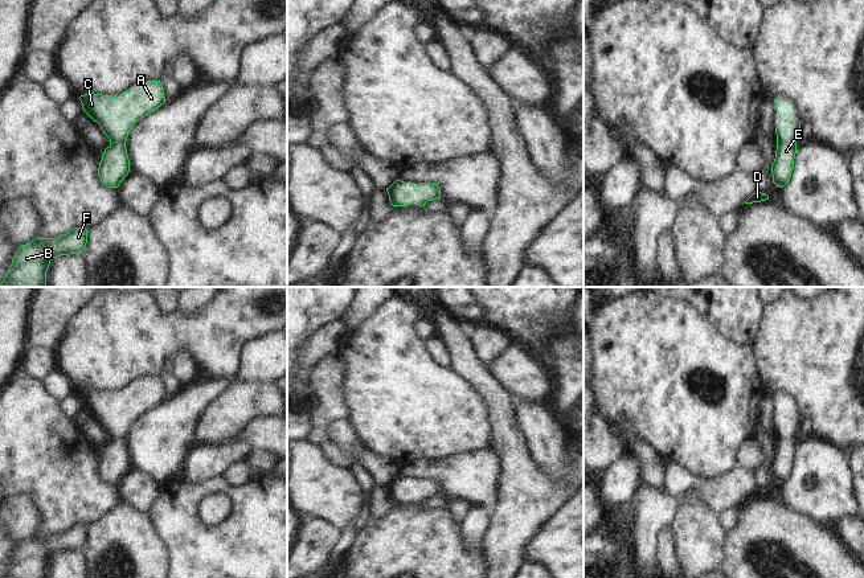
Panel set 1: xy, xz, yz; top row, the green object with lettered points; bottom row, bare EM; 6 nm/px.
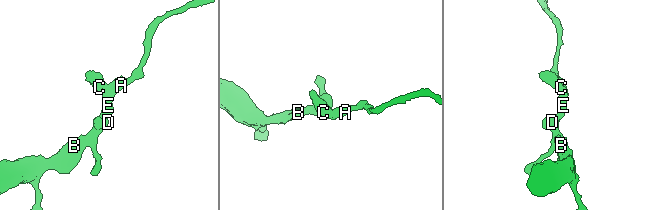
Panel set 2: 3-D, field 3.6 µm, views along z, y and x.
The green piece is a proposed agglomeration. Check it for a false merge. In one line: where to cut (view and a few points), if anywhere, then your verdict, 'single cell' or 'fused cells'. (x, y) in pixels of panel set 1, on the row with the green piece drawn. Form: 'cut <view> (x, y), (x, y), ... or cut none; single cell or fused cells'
cut none; single cell

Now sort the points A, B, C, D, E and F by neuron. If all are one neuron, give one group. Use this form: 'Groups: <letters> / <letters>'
Groups: A B C D E F

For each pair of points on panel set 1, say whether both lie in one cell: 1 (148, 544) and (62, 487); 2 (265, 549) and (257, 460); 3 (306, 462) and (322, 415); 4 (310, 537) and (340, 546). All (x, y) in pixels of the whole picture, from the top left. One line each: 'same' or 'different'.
1: different
2: different
3: different
4: different

